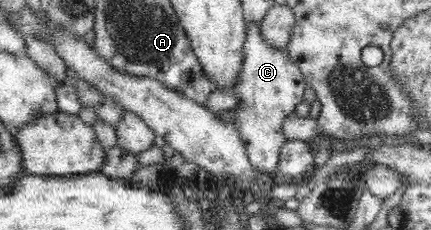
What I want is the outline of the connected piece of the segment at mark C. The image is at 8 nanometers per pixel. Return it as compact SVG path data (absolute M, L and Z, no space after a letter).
M246 20L246 43L243 49L241 75L229 89L236 98L237 107L231 108L233 126L245 144L250 162L263 174L275 179L278 173L279 154L286 143L284 121L303 101L305 80L297 64L291 61L285 49L277 49L265 41L261 24Z

